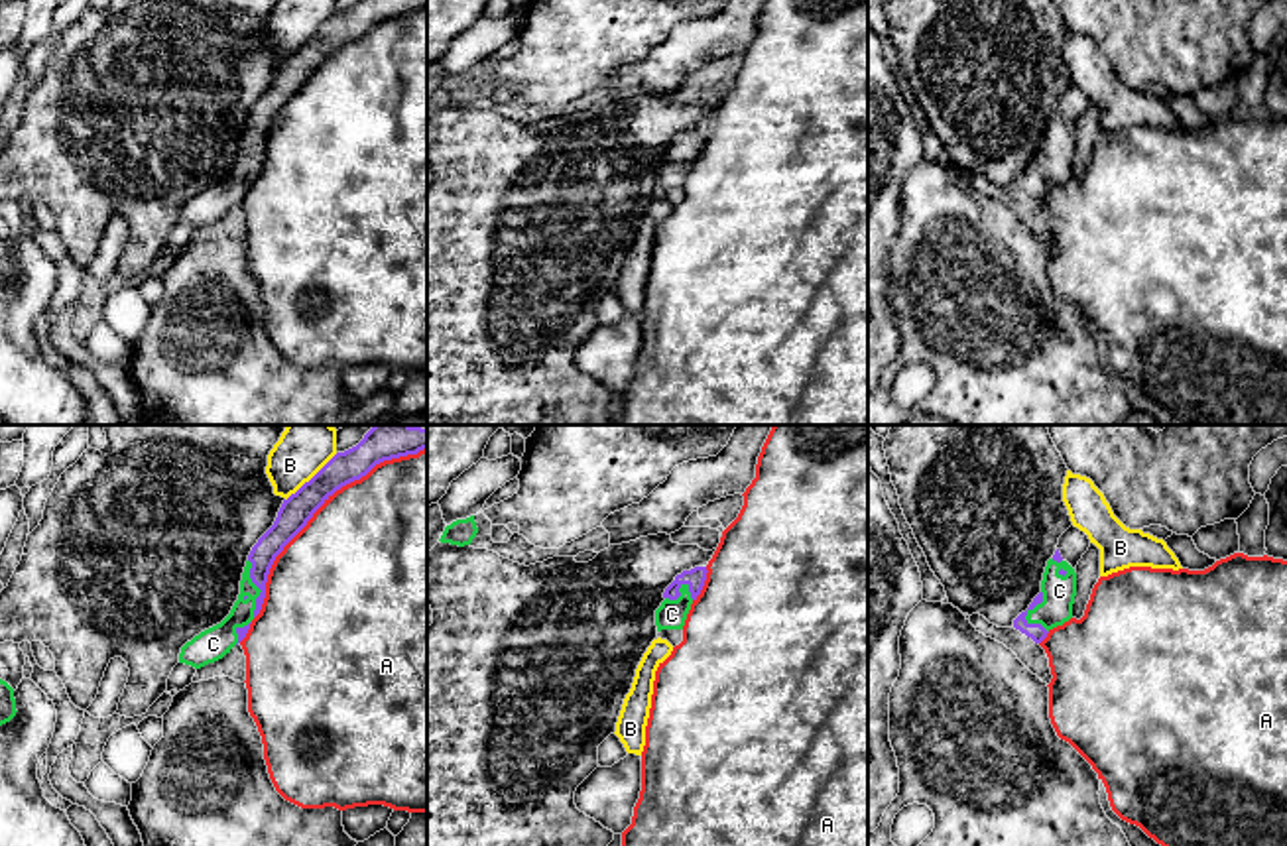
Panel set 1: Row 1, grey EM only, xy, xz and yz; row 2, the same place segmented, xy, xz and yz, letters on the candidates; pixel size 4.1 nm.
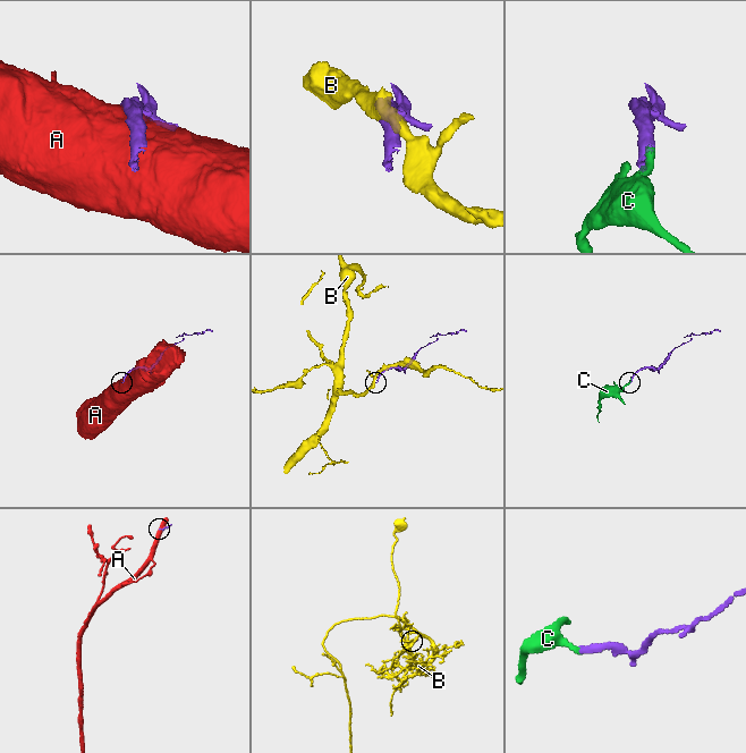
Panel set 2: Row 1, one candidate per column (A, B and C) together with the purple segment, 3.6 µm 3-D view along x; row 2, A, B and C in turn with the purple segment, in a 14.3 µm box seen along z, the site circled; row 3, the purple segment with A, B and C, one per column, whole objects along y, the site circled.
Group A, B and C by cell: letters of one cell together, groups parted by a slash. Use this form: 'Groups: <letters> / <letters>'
Groups: A / B / C

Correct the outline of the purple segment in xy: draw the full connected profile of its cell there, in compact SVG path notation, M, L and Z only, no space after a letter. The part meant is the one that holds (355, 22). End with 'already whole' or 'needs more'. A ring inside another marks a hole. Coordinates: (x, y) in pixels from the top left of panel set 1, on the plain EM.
M360 0L337 12L309 41L283 59L274 85L252 106L240 153L230 173L181 207L179 222L201 228L238 205L266 157L266 142L276 116L307 85L313 73L342 45L360 39L376 24L427 8L427 0Z; needs more

